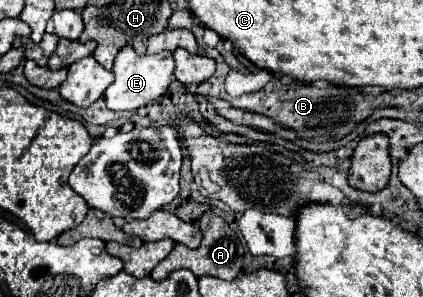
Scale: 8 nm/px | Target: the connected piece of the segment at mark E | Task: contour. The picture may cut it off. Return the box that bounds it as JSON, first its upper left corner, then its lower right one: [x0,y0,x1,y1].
[104,46,174,110]

